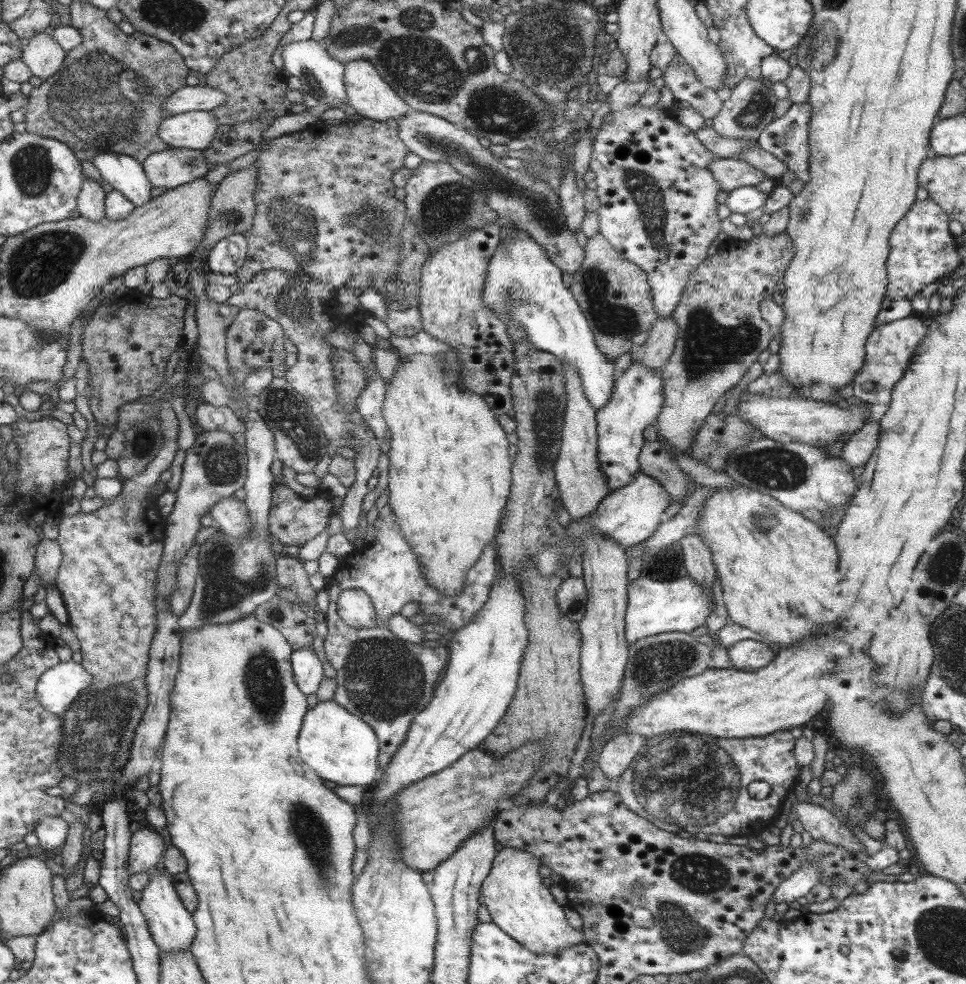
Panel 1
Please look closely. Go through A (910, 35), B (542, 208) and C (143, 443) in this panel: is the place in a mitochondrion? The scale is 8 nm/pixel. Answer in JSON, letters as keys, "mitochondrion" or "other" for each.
{"A":"other","B":"mitochondrion","C":"mitochondrion"}

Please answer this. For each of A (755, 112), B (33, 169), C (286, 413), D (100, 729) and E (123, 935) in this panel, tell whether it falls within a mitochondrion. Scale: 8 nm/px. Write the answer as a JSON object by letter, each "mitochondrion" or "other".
{"A":"mitochondrion","B":"mitochondrion","C":"mitochondrion","D":"mitochondrion","E":"other"}

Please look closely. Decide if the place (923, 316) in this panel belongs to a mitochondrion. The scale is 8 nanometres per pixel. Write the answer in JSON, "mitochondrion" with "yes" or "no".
{"mitochondrion":"no"}

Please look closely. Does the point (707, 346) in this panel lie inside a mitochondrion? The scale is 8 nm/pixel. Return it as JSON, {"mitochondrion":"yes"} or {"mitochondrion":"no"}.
{"mitochondrion":"yes"}

